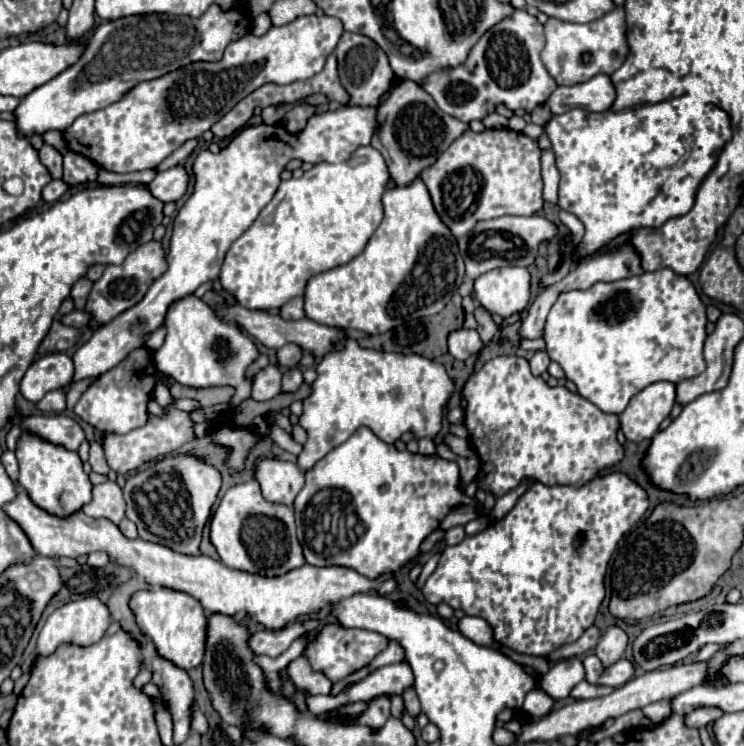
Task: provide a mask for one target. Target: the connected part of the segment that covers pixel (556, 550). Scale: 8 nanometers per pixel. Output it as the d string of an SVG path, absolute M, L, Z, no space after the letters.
M609 473L593 479L583 487L547 487L533 483L505 519L491 523L485 531L465 537L459 545L445 547L437 569L423 585L429 603L447 603L463 609L467 615L483 617L505 647L545 657L565 643L577 641L595 621L599 605L605 597L605 569L619 539L647 511L647 493L623 473Z

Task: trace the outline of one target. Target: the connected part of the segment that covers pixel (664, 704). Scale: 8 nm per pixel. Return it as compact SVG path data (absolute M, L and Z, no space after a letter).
M663 699L663 701L657 701L657 703L651 703L647 707L641 709L645 717L651 717L655 723L661 723L669 717L669 699Z

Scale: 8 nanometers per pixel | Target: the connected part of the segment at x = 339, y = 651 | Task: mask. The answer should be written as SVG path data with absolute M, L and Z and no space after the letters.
M325 623L313 639L303 649L303 657L309 661L313 671L327 675L333 683L349 677L351 673L367 667L375 655L379 655L389 645L389 639L381 633L367 631L367 629L347 629L339 623Z

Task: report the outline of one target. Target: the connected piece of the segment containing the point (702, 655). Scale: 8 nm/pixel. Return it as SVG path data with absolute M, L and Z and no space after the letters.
M728 643L726 644L706 644L698 651L698 657L695 657L692 663L696 663L697 661L708 660L718 650L722 650L726 648L726 646L728 646Z

